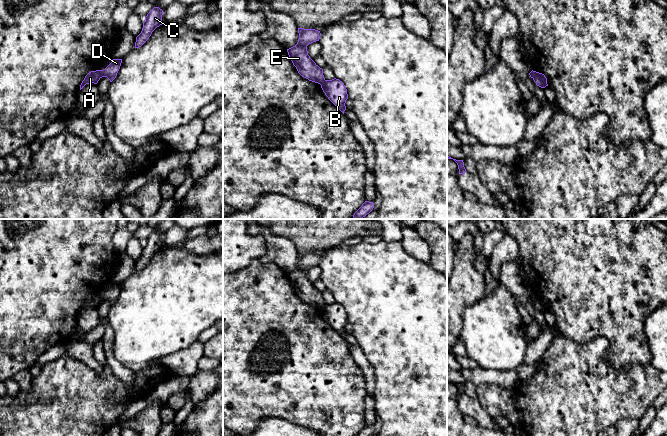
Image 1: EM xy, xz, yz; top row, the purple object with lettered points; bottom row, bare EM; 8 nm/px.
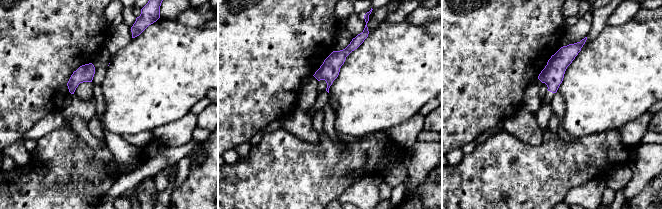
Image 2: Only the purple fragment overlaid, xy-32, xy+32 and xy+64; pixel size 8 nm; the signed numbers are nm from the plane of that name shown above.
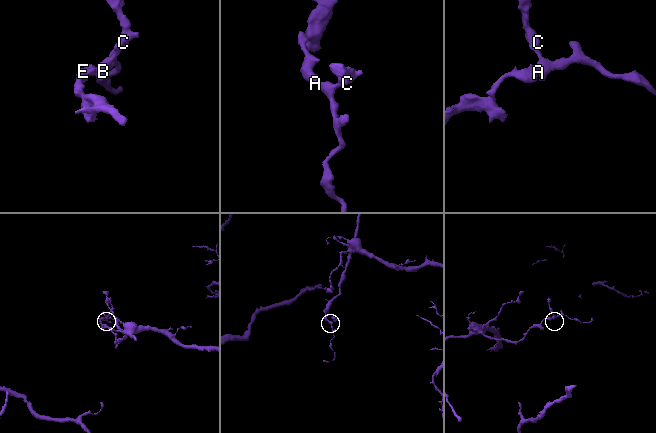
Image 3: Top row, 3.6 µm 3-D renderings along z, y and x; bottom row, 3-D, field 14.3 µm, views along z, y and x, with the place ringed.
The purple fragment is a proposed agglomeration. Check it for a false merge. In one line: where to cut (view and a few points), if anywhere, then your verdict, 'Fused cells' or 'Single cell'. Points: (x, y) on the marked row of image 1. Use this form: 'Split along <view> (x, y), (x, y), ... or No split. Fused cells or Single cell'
Split along xy (101, 70), (99, 77). Fused cells

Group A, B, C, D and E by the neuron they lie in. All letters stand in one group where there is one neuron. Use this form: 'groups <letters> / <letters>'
groups A E / B C D

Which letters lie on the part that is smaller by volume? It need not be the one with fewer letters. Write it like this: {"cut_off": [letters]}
{"cut_off": ["B", "C", "D"]}

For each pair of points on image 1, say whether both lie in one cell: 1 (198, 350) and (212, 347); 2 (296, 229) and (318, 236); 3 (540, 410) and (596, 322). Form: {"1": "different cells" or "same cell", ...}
{"1": "different cells", "2": "same cell", "3": "different cells"}

